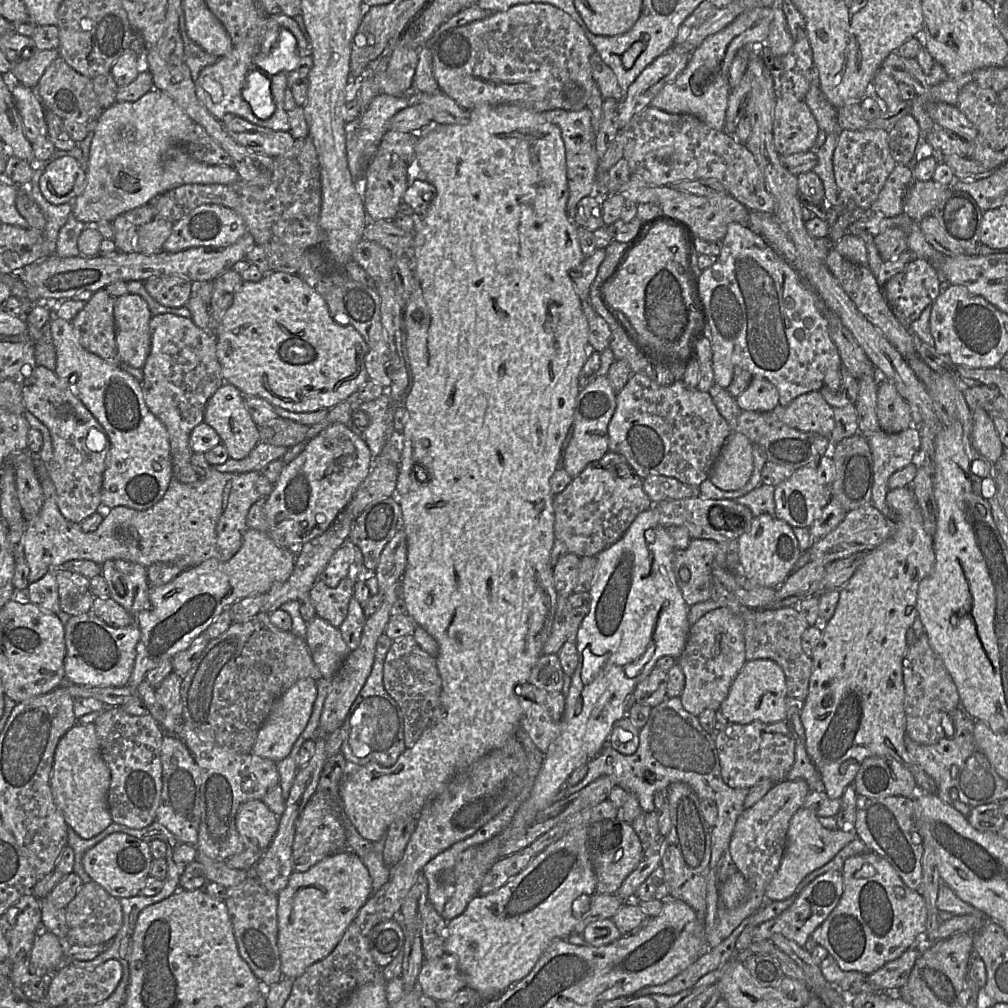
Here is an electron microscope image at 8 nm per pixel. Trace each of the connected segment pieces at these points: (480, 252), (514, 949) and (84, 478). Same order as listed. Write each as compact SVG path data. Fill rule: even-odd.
M480 104L469 111L469 118L466 123L463 124L436 124L425 128L418 133L418 142L415 148L415 157L421 170L426 175L426 180L436 188L436 195L431 200L426 213L421 216L421 223L419 229L414 229L414 251L415 251L415 277L414 277L414 289L411 297L404 308L404 314L402 310L402 354L405 362L405 367L408 372L408 386L403 395L402 407L405 408L407 413L406 422L402 432L402 455L401 460L398 464L398 476L396 482L396 489L394 495L397 497L397 503L401 509L401 525L406 533L407 540L407 564L401 579L400 584L400 596L405 601L407 607L407 615L409 615L417 624L424 628L438 643L439 652L435 657L437 668L442 680L442 691L440 696L440 704L442 707L442 716L433 720L431 724L425 729L417 742L410 748L407 748L398 758L396 763L391 767L383 767L378 763L368 763L361 767L350 767L347 775L345 776L340 786L340 797L342 799L342 805L344 812L349 818L353 826L356 828L358 833L370 842L378 842L384 838L388 828L396 821L406 817L417 817L426 806L426 804L451 780L451 778L458 772L466 769L472 765L479 758L484 756L489 751L502 747L510 738L516 737L516 733L520 728L520 720L522 717L522 708L515 689L517 686L529 682L531 670L542 655L543 646L551 632L552 624L555 618L558 593L554 586L554 574L553 567L550 563L550 554L555 541L554 536L554 494L551 491L550 479L554 472L561 467L562 463L562 444L565 440L567 433L572 434L572 423L574 418L574 410L576 404L576 398L579 394L579 383L578 376L588 358L588 334L589 325L585 313L581 306L581 301L578 294L575 291L573 280L570 276L570 271L573 268L580 266L585 260L586 256L582 253L577 229L578 226L572 219L566 210L567 200L569 197L569 188L567 180L567 166L566 166L566 151L564 141L561 136L561 131L558 126L548 122L544 114L537 113L528 108L514 105L514 104Z
M578 827L570 830L561 839L547 846L543 851L537 854L521 872L510 879L505 885L488 894L476 896L469 902L463 913L448 922L446 927L445 952L457 957L459 966L465 975L466 987L476 990L485 1001L498 997L509 987L524 978L532 970L540 956L554 939L567 939L567 937L573 933L573 929L577 923L577 919L573 911L571 911L573 910L573 904L581 895L591 897L596 893L597 878L587 850L588 830L589 827Z
M36 365L33 368L31 375L23 383L22 396L27 411L39 419L50 432L53 456L47 464L47 475L55 487L56 504L67 520L80 524L101 507L108 438L95 417L74 394L69 381L58 377L45 366ZM91 430L100 431L104 435L103 448L90 439Z

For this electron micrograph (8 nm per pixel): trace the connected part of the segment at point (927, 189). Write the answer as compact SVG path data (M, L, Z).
M914 180L904 198L903 212L913 220L921 221L945 199L950 187L932 180Z

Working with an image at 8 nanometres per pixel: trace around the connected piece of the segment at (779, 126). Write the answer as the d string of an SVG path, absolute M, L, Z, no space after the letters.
M790 94L778 95L773 139L780 156L812 151L819 131L818 122L804 100Z

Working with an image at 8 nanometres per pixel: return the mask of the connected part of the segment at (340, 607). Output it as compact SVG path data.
M351 571L348 577L342 579L334 588L327 586L321 580L316 581L309 591L316 616L338 628L347 616L356 578Z

